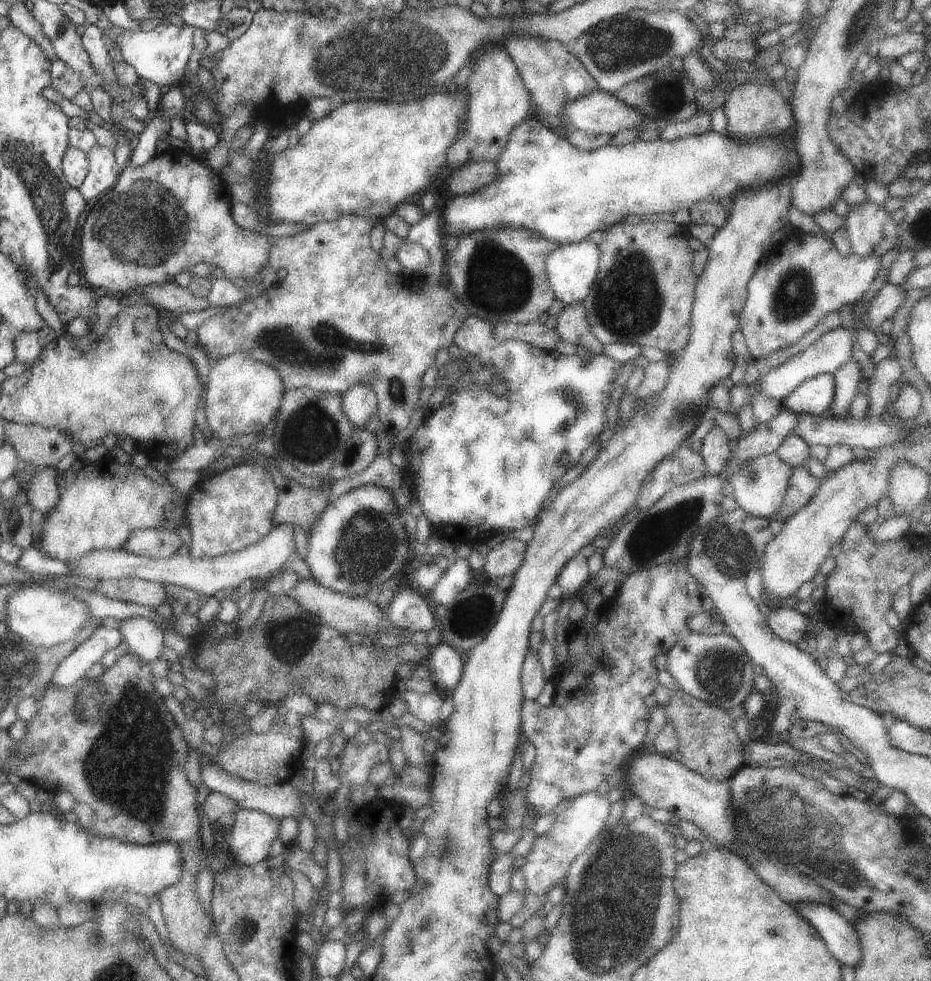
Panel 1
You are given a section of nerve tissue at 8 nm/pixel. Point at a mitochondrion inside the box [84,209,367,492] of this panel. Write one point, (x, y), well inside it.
(324, 435)

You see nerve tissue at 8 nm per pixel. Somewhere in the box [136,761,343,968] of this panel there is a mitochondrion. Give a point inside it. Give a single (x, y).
(245, 928)

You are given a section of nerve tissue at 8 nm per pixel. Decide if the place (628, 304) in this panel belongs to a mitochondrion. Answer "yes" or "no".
yes

